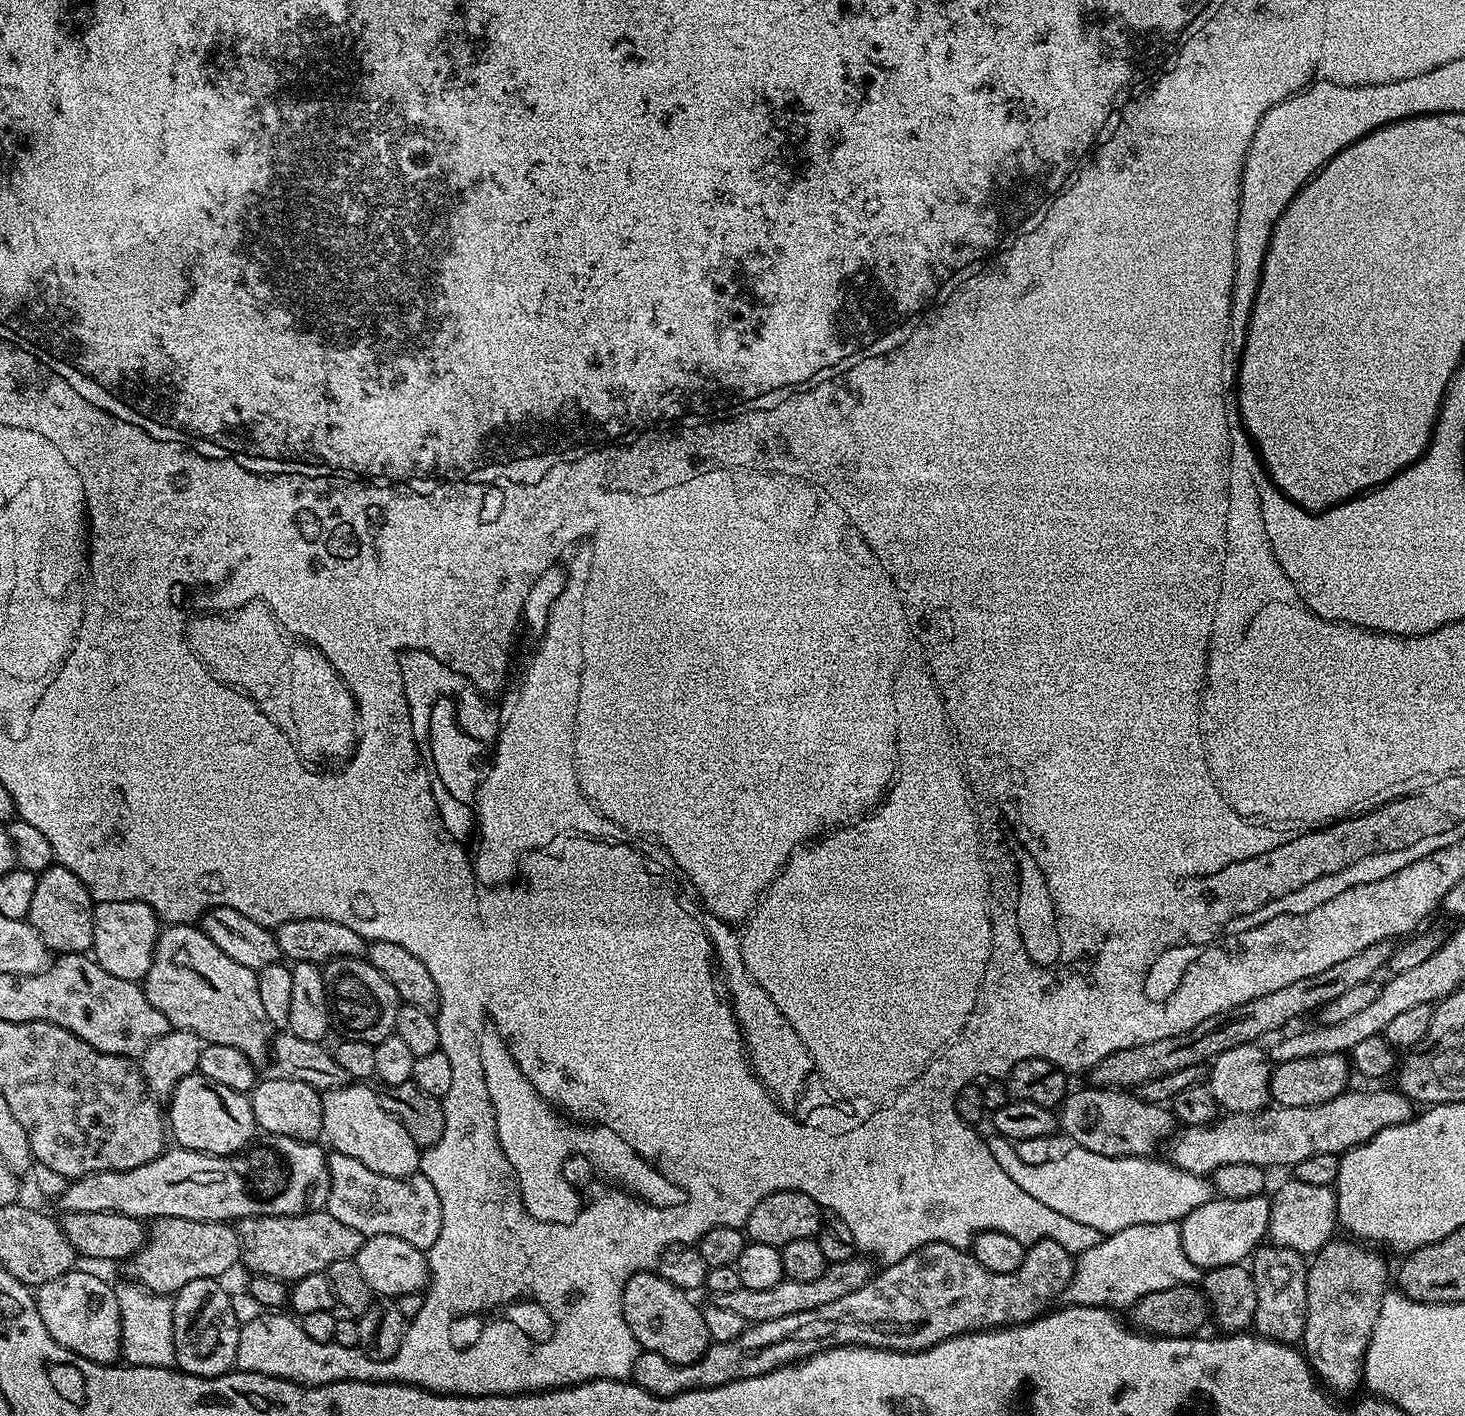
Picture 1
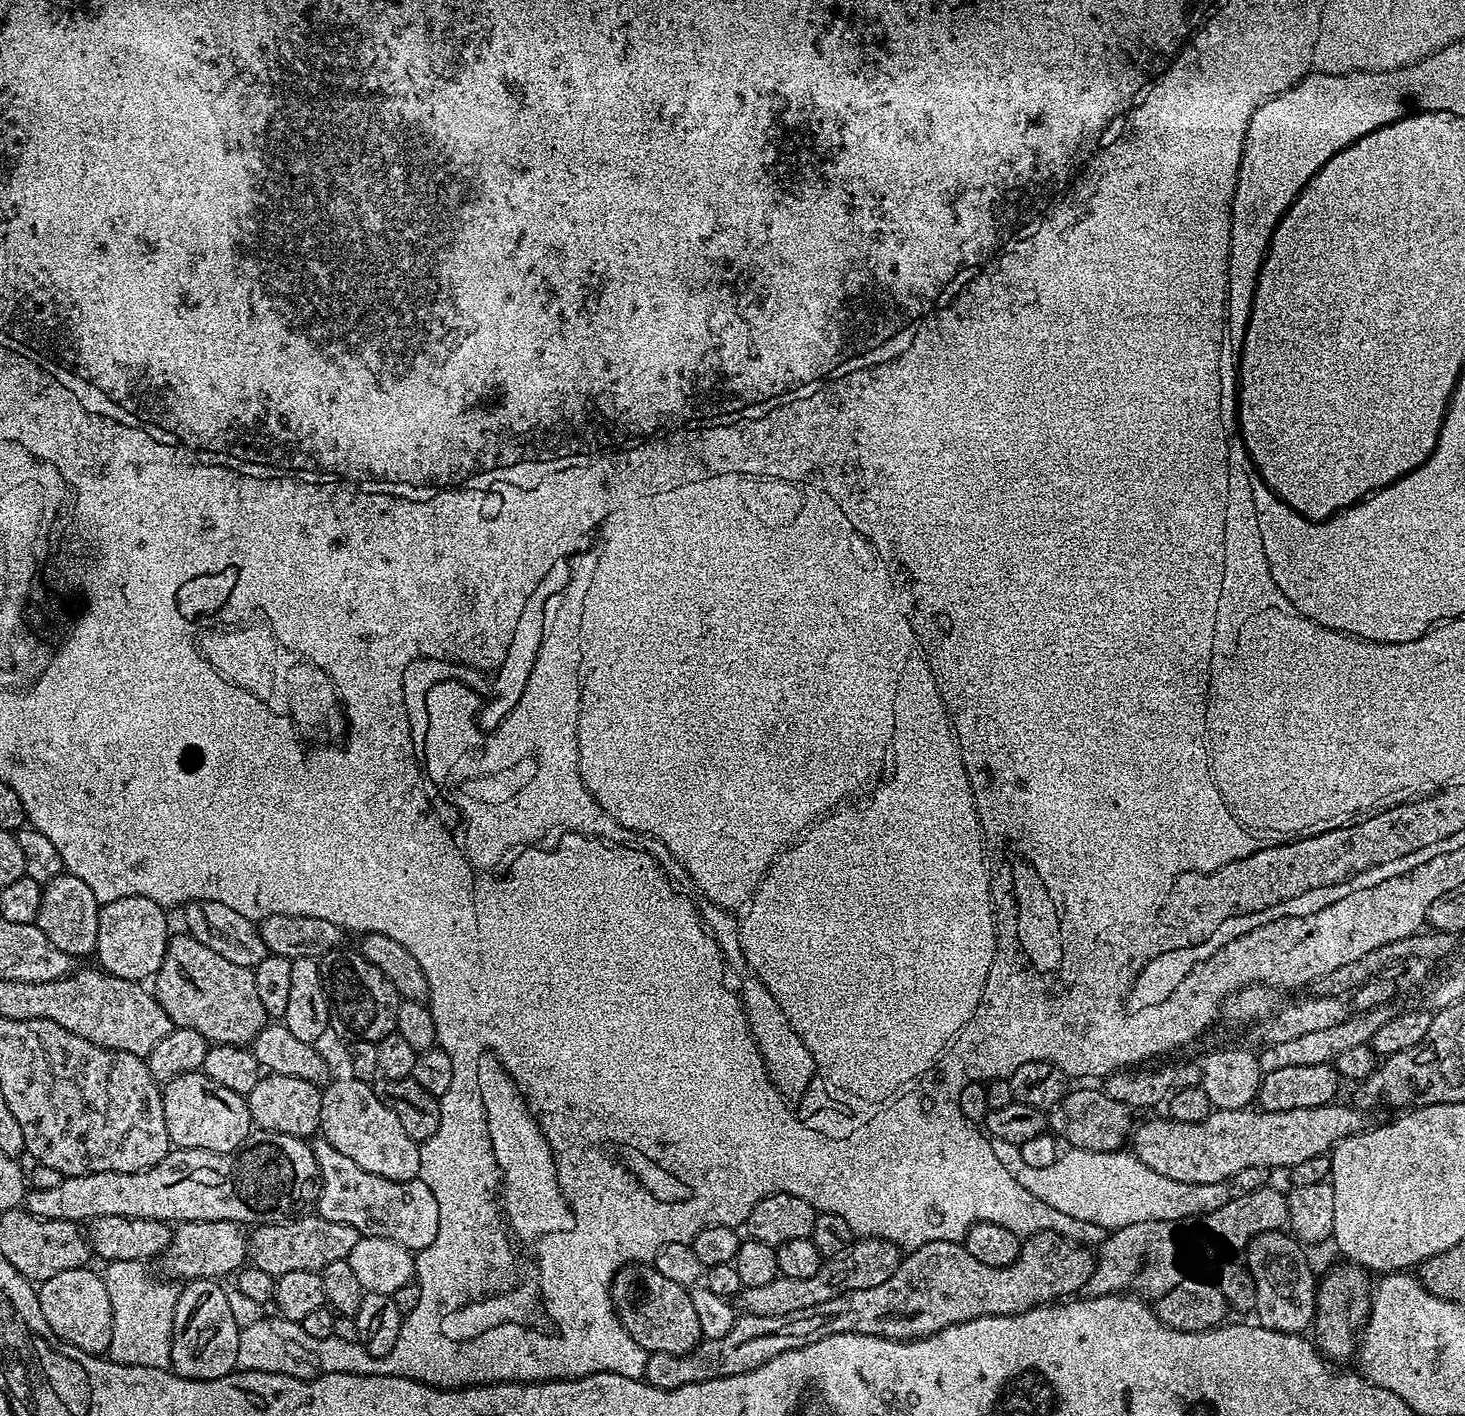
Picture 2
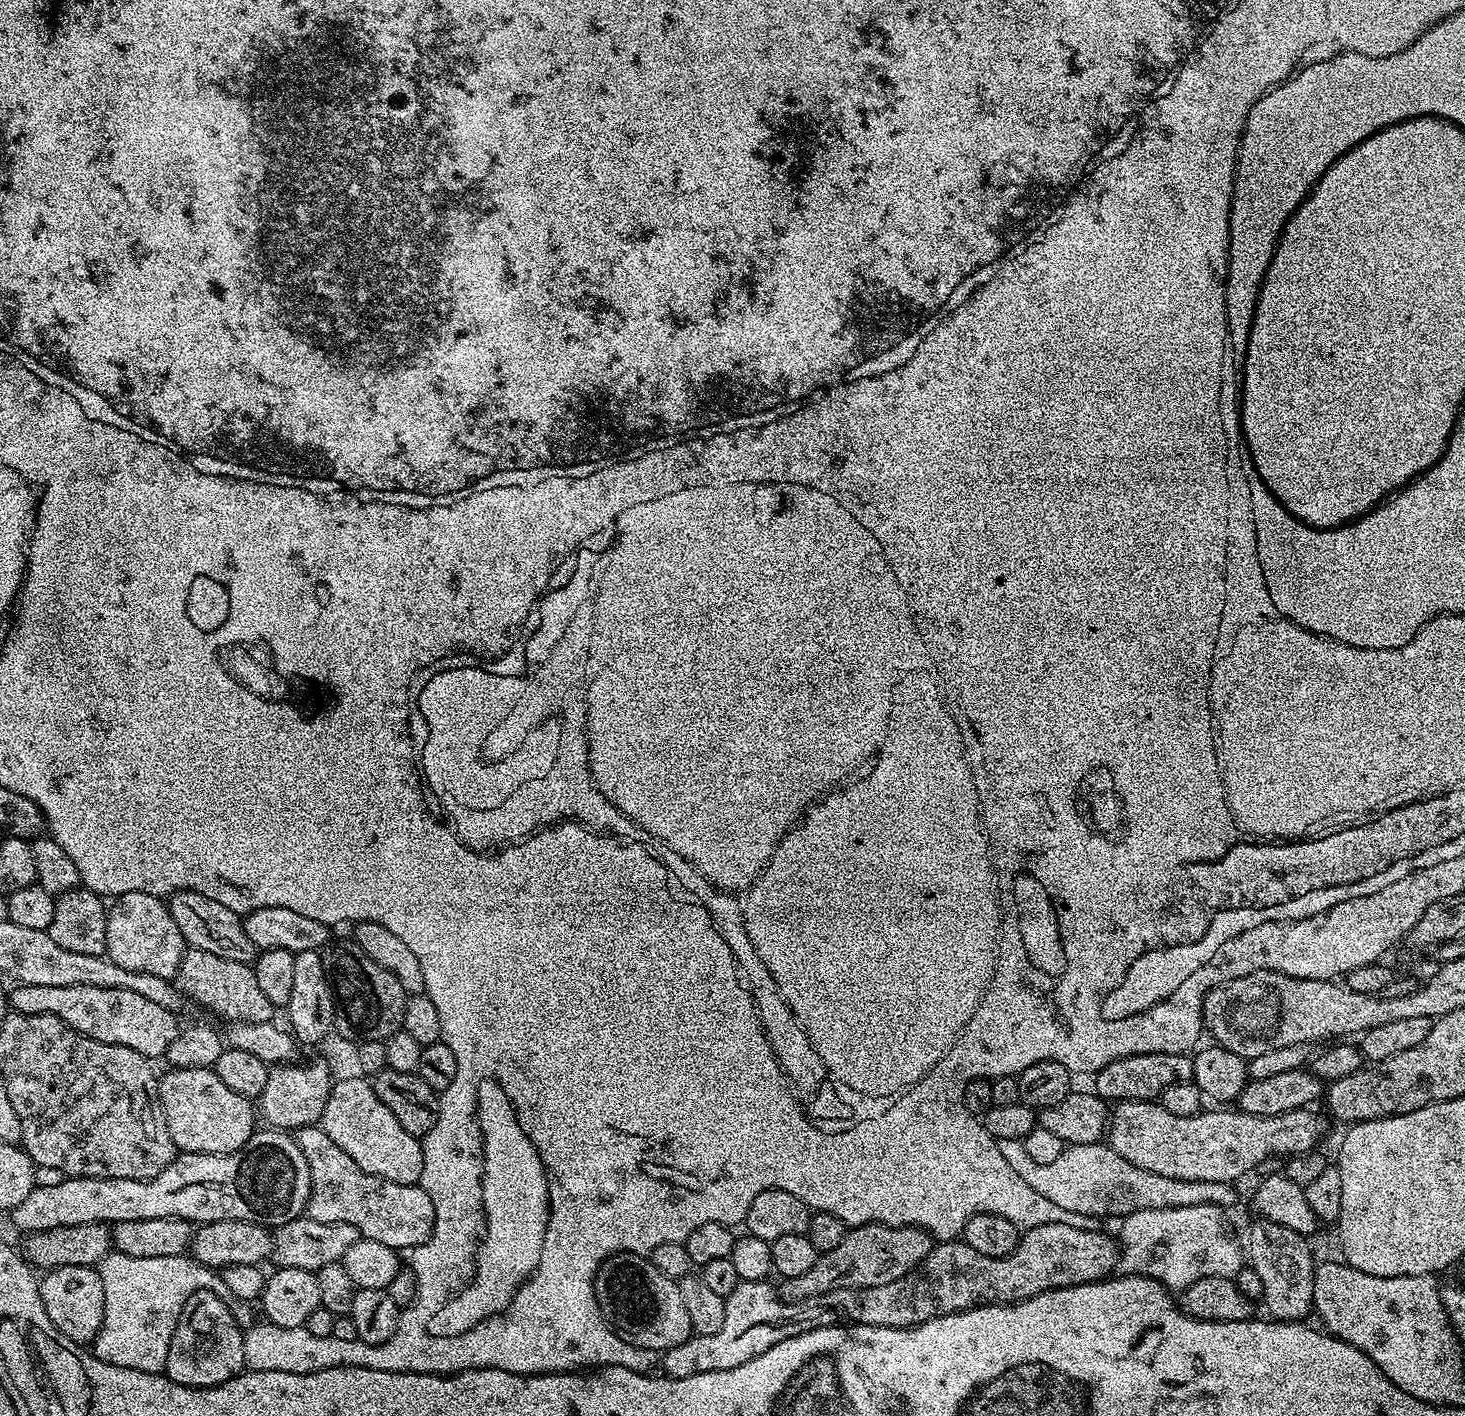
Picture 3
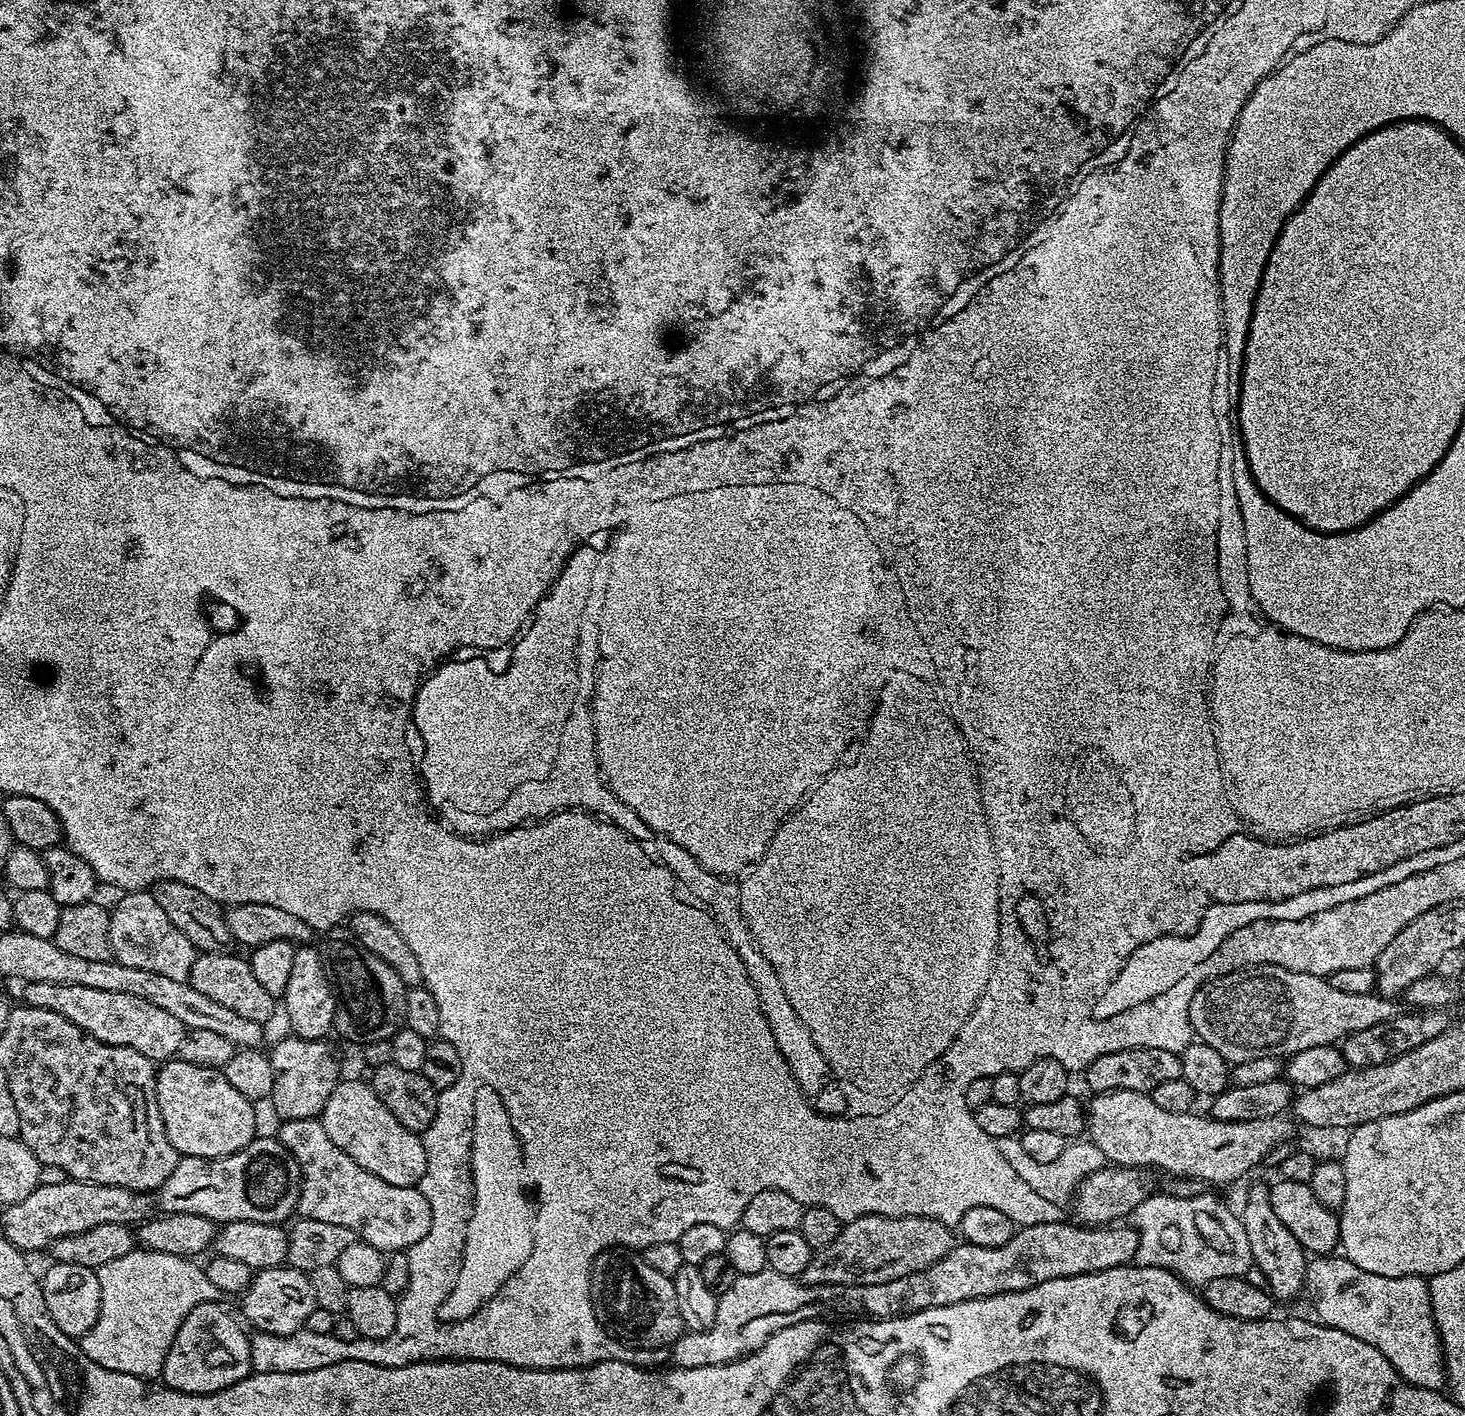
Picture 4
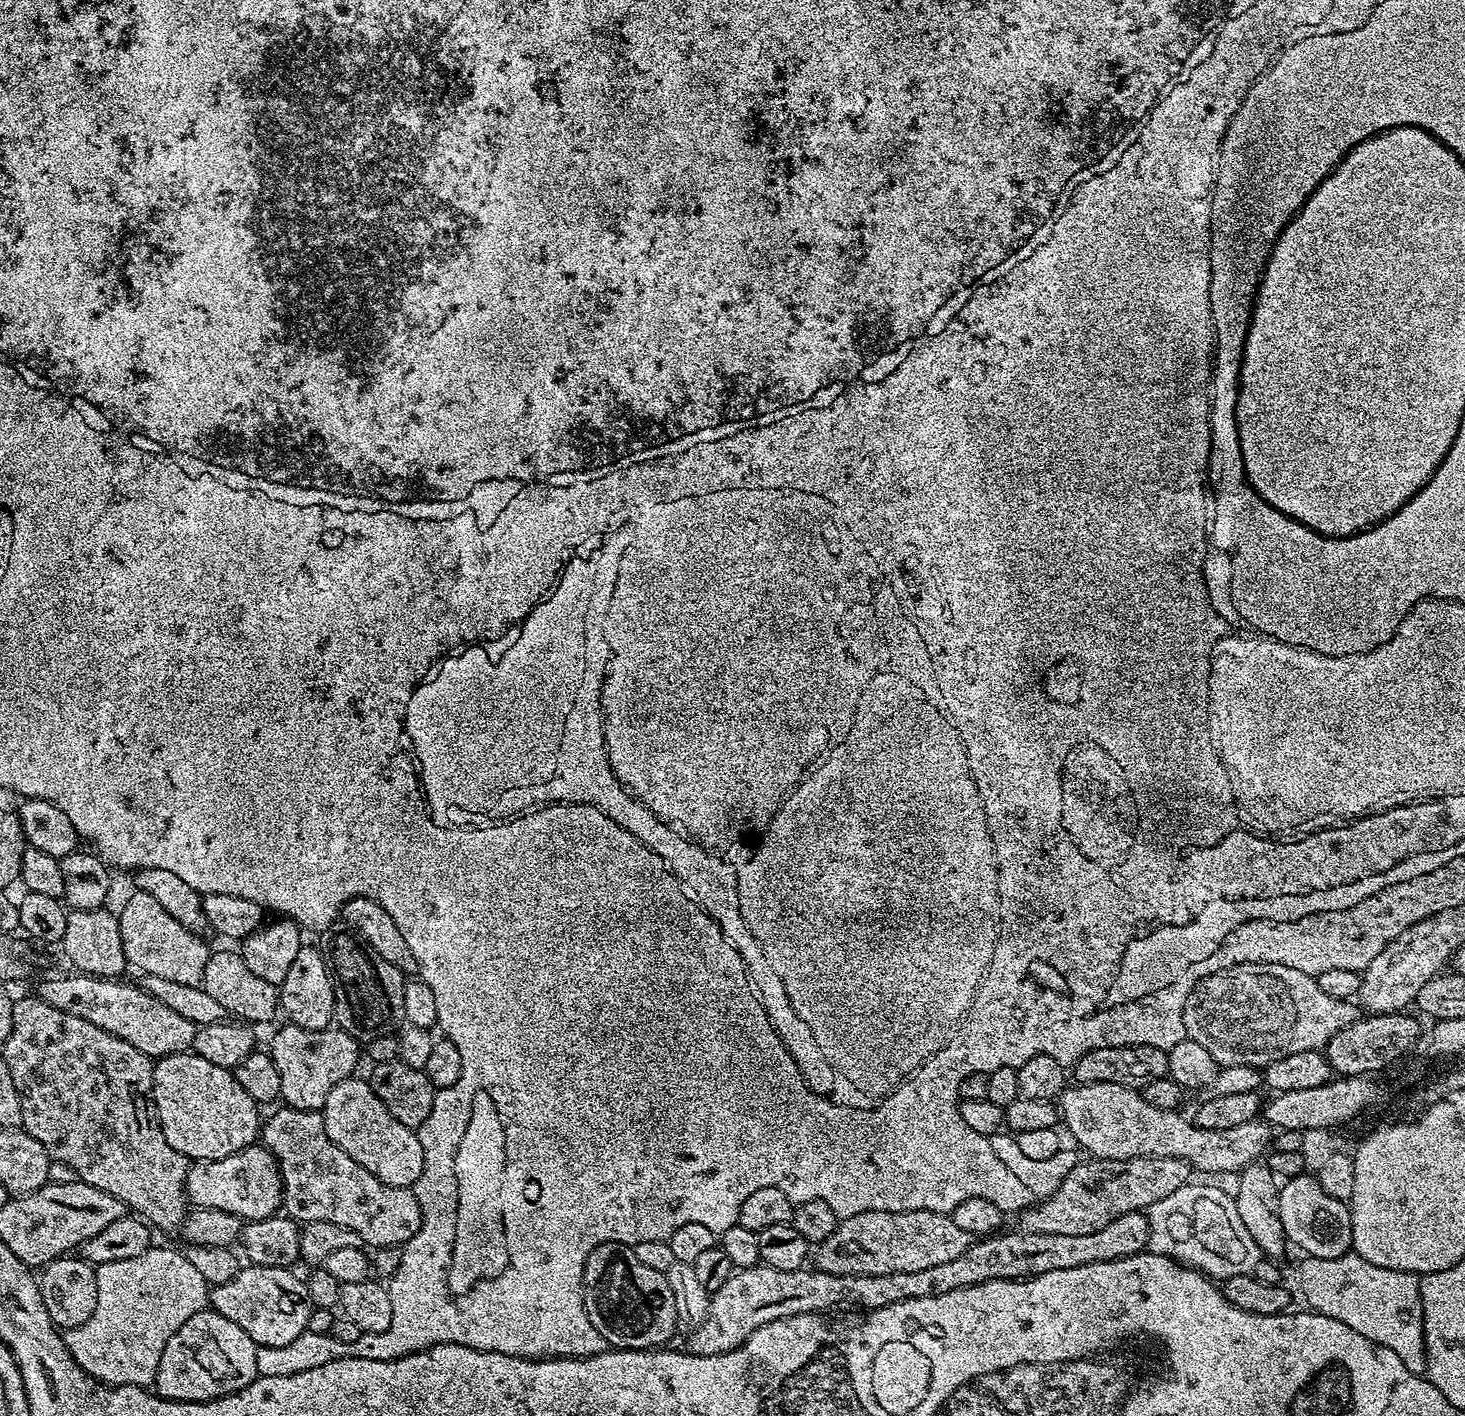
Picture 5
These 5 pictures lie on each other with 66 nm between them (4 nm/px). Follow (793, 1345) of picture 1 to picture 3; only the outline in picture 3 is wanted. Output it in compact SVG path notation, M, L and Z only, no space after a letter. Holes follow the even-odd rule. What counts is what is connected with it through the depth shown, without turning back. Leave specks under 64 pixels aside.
M1061 1224L1034 1226L1021 1235L1020 1245L1002 1258L986 1258L986 1254L978 1254L978 1250L970 1250L970 1246L966 1246L960 1238L946 1240L933 1246L928 1257L912 1272L908 1272L894 1282L886 1282L886 1286L843 1288L805 1300L783 1299L773 1285L771 1288L768 1280L742 1280L734 1290L734 1294L730 1294L725 1299L726 1322L722 1330L718 1330L718 1334L705 1336L694 1334L686 1342L668 1349L662 1356L662 1372L663 1375L672 1376L677 1380L690 1378L690 1374L734 1370L734 1366L742 1366L742 1362L750 1362L750 1358L758 1358L758 1354L766 1354L770 1346L778 1346L778 1342L786 1338L794 1338L815 1328L831 1328L844 1321L849 1325L865 1324L875 1328L914 1328L917 1324L925 1324L930 1318L965 1312L971 1308L980 1308L984 1304L1017 1304L1034 1298L1046 1290L1082 1286L1095 1280L1102 1280L1111 1277L1118 1264L1117 1241L1113 1237L1111 1240L1106 1232L1077 1230L1074 1226Z

